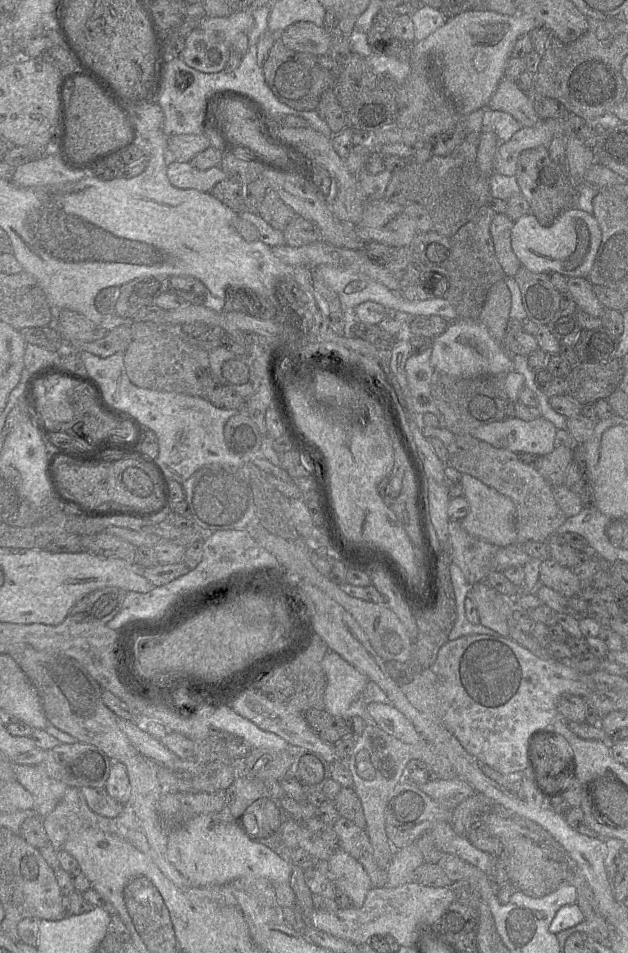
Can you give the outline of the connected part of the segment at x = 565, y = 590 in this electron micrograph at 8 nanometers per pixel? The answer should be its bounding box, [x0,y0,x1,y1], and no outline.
[539,558,583,598]

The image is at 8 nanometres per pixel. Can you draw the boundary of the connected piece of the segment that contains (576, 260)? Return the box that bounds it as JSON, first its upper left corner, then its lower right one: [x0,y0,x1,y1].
[511,207,601,278]

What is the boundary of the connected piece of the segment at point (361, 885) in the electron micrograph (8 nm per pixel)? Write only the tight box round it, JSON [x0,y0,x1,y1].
[328,849,373,908]

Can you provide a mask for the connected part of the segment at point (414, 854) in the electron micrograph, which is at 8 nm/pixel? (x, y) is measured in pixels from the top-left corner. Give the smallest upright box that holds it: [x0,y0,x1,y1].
[386,843,423,888]

